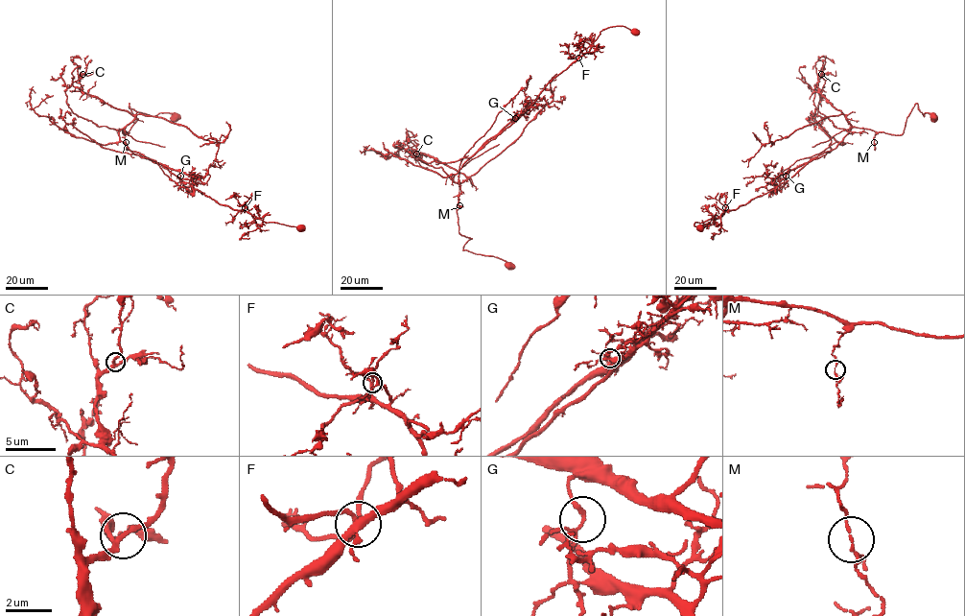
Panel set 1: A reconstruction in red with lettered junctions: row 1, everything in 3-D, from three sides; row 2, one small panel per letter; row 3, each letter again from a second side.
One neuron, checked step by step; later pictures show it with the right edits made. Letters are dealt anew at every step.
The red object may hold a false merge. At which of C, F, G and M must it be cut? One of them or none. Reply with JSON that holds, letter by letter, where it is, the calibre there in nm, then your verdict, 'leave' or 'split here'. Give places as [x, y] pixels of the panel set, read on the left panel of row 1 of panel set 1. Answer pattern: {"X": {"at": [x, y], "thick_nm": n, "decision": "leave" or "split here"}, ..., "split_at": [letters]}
{"C": {"at": [82, 74], "thick_nm": 190, "decision": "leave"}, "F": {"at": [245, 207], "thick_nm": 160, "decision": "leave"}, "G": {"at": [180, 176], "thick_nm": 130, "decision": "split here"}, "M": {"at": [126, 142], "thick_nm": 90, "decision": "leave"}, "split_at": ["G"]}

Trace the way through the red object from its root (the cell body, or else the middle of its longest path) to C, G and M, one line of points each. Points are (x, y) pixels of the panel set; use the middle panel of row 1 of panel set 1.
C: (510, 266), (463, 249), (471, 239), (458, 232), (457, 208), (459, 184), (468, 177), (413, 149), (416, 154)
G: (510, 266), (499, 258), (463, 249), (471, 239), (458, 232), (459, 184), (453, 177), (486, 141), (515, 118)
M: (510, 266), (499, 258), (463, 249), (471, 239), (458, 232), (457, 209), (459, 205)

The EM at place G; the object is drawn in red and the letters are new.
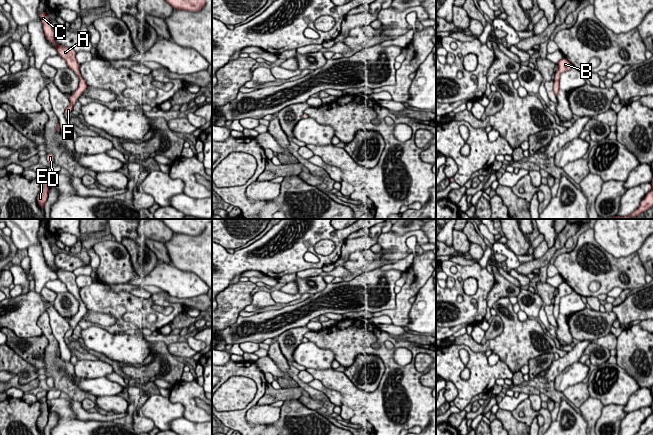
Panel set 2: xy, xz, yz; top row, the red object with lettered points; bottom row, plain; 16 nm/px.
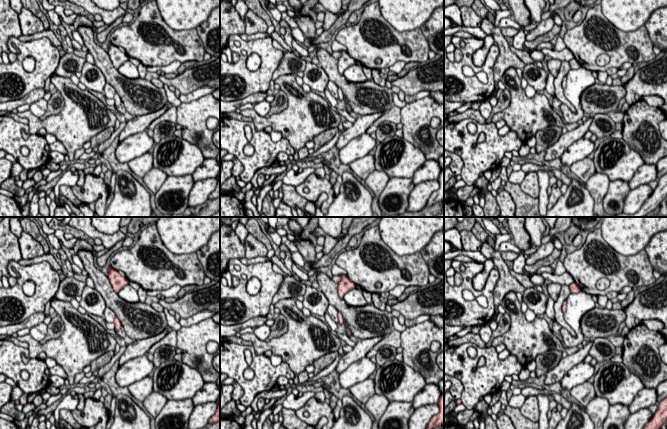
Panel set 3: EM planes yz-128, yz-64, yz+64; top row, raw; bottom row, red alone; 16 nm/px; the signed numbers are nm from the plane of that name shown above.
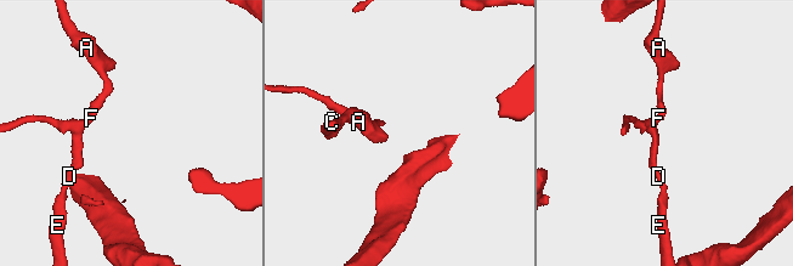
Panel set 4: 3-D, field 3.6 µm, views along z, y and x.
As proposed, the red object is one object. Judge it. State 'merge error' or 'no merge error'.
merge error

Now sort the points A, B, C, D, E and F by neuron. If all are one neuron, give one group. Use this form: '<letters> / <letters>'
A B C / D E F

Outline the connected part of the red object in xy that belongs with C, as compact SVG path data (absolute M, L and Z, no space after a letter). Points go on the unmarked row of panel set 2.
M43 235L40 239L43 254L46 262L53 268L54 272L57 274L58 279L60 279L67 287L70 293L72 293L78 300L79 303L82 303L79 291L80 288L76 283L76 276L71 271L65 271L55 267L54 258L55 255L51 251L51 247L47 241L47 237Z

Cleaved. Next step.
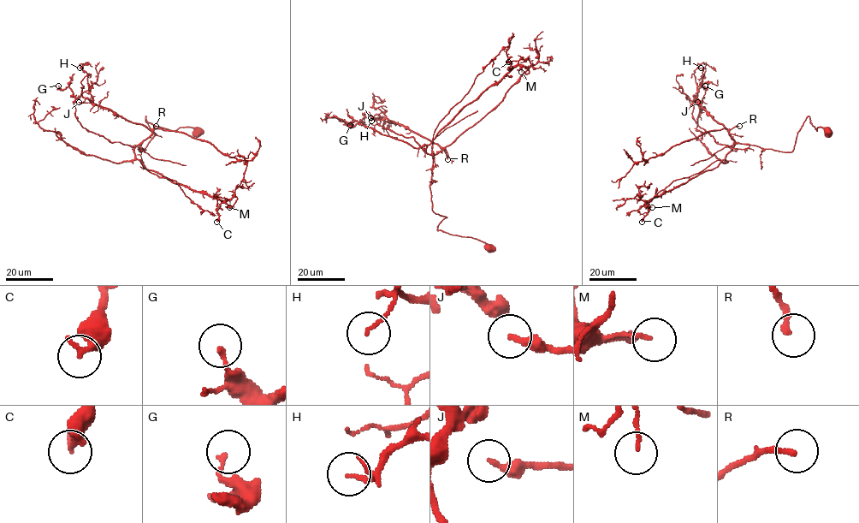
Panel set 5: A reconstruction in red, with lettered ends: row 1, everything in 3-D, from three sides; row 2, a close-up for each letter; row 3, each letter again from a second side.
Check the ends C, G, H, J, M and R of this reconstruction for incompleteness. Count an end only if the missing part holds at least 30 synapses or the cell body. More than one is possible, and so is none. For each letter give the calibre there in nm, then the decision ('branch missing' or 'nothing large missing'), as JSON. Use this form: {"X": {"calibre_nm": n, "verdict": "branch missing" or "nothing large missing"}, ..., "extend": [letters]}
{"C": {"calibre_nm": 320, "verdict": "nothing large missing"}, "G": {"calibre_nm": 150, "verdict": "nothing large missing"}, "H": {"calibre_nm": 110, "verdict": "nothing large missing"}, "J": {"calibre_nm": 150, "verdict": "nothing large missing"}, "M": {"calibre_nm": 110, "verdict": "nothing large missing"}, "R": {"calibre_nm": 220, "verdict": "nothing large missing"}, "extend": []}

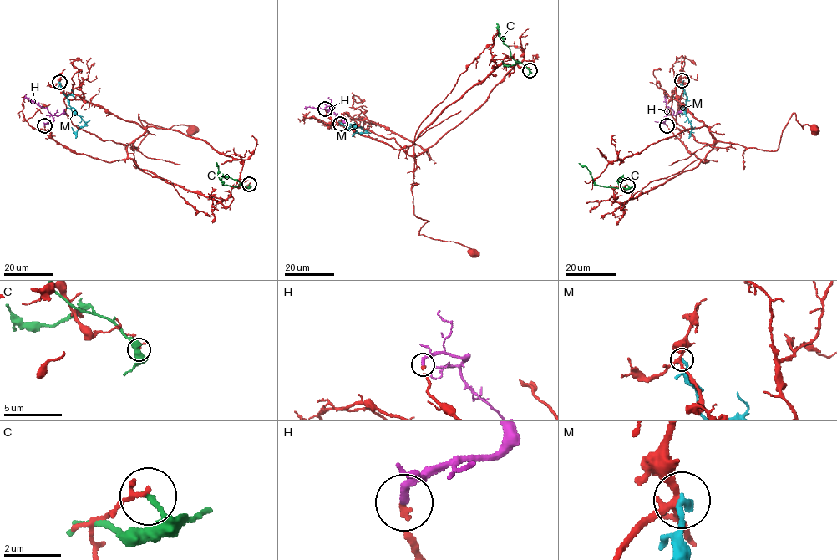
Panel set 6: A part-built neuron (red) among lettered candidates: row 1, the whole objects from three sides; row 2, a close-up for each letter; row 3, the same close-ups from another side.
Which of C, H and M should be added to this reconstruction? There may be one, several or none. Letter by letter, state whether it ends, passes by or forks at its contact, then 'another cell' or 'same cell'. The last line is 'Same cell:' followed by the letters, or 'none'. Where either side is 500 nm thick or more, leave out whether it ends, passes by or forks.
C: it ends there; another cell
H: it ends there; same cell
M: it ends there; another cell
Same cell: H

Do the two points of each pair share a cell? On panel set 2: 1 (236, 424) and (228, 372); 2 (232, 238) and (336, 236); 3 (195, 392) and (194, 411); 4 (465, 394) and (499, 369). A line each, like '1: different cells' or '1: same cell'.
1: same cell
2: different cells
3: same cell
4: same cell

